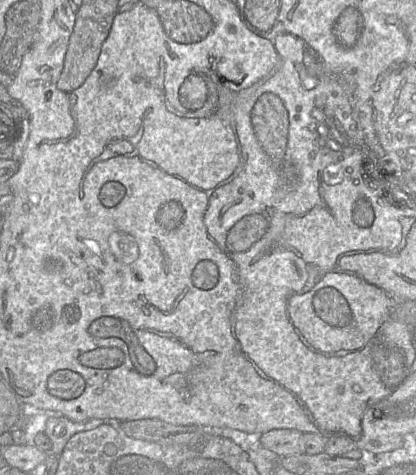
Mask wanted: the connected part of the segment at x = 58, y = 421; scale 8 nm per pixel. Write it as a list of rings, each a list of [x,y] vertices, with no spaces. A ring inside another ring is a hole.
[[[50,417],[46,421],[44,434],[52,443],[51,452],[60,457],[68,440],[77,432],[92,430],[102,424],[118,425],[118,420],[90,419],[83,422],[73,422],[66,417]]]

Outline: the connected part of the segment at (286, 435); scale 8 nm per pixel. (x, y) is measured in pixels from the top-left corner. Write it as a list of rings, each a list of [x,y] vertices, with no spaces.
[[[274,429],[258,437],[259,444],[280,457],[305,453],[303,433],[292,429]]]

